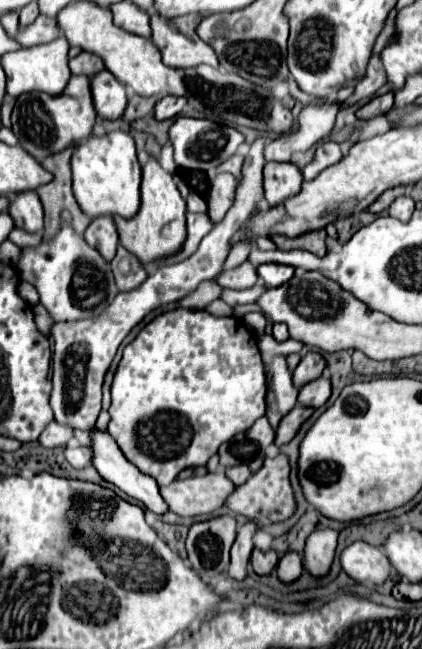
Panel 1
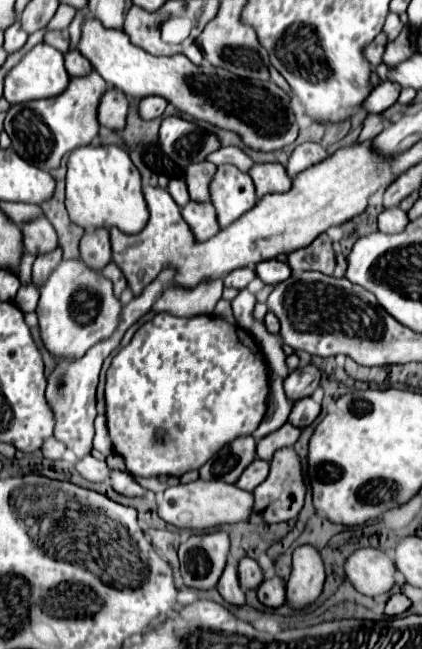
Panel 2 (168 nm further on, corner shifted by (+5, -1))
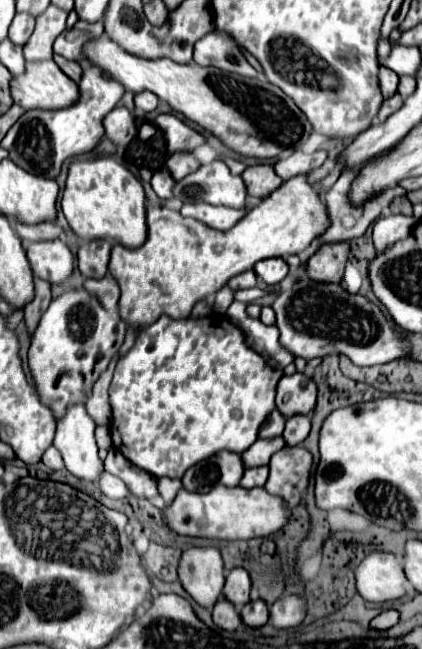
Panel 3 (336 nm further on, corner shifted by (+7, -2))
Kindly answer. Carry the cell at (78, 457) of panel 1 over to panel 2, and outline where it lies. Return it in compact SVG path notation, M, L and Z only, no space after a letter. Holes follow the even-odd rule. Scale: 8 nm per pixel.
M86 455L82 461L78 461L76 469L84 479L88 479L92 483L108 483L108 479L110 479L108 465L104 461L94 459L92 455Z

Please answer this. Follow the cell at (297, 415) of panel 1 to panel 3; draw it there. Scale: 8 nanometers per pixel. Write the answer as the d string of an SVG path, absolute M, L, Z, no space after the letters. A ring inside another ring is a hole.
M270 438L270 440L256 440L246 452L242 452L242 460L246 468L254 468L254 466L266 466L270 456L274 452L278 452L280 448L284 448L286 442L284 438Z

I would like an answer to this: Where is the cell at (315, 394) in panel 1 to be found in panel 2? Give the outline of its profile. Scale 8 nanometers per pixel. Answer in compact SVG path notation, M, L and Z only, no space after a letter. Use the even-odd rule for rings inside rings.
M306 397L306 399L294 403L288 421L290 421L294 427L304 429L304 427L308 427L308 425L314 423L314 419L318 417L318 413L320 413L320 405L314 403L312 397Z

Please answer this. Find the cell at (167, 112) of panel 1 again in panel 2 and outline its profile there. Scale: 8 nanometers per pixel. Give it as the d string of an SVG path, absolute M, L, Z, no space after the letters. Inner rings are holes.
M158 95L144 97L144 99L140 101L140 117L146 119L146 121L148 121L148 119L156 119L156 117L160 117L160 115L164 113L166 105L168 105L168 101L162 99L162 97L158 97Z

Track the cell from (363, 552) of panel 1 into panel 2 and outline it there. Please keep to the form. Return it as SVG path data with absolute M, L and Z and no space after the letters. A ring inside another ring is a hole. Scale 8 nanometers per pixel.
M358 549L346 561L350 583L368 597L388 593L394 587L394 559L380 549Z

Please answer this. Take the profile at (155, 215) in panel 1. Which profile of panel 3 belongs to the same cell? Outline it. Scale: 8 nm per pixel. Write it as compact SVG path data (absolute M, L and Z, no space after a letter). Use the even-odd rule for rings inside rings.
M304 174L286 180L226 232L212 230L194 218L184 218L166 206L148 204L146 242L140 248L126 248L122 244L114 244L112 248L110 274L122 290L118 302L120 316L136 328L156 322L162 314L188 318L196 302L216 294L232 276L250 270L258 260L286 258L306 250L328 230L328 222L328 208L320 198L320 184L310 184Z

